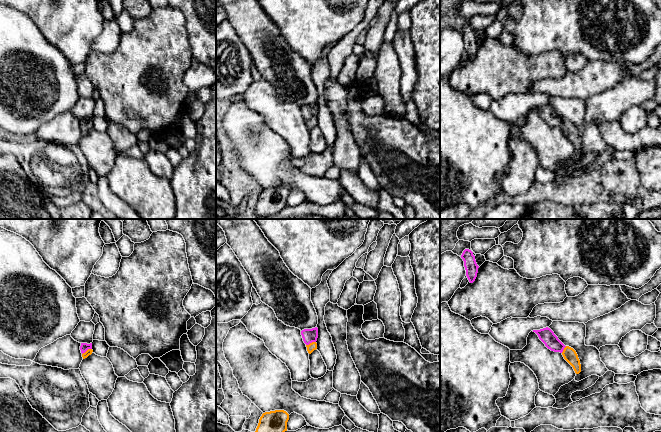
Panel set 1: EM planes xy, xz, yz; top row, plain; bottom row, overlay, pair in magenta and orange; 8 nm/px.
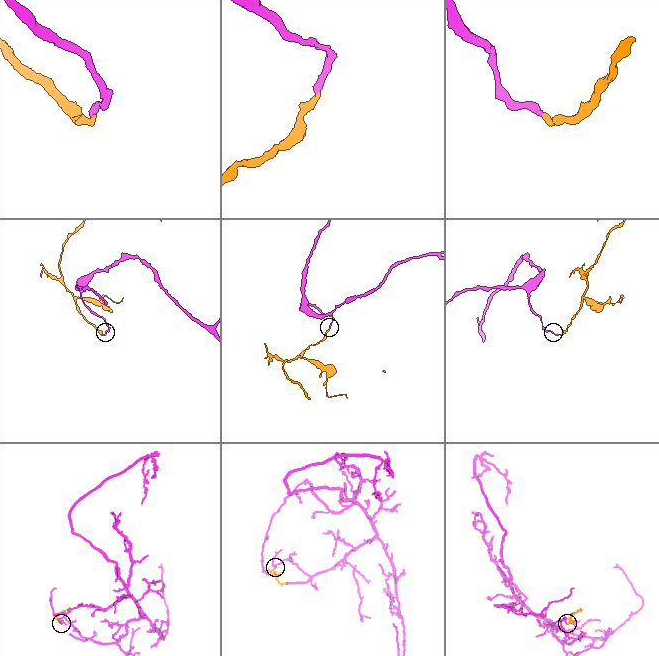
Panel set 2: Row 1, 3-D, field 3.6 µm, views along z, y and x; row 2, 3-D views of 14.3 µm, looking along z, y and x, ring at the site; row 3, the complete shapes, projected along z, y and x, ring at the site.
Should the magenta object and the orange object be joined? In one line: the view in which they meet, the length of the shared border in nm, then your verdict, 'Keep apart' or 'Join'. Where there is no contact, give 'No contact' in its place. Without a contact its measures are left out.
Touches magenta in xy. Shared border 90 nm. Join

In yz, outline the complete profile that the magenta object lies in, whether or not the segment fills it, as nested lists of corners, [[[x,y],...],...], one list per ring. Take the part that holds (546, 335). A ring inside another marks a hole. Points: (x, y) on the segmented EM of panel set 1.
[[[550,328],[533,330],[533,332],[538,335],[548,349],[560,352],[564,359],[573,367],[576,374],[581,372],[581,364],[576,351],[569,346],[565,346]]]

